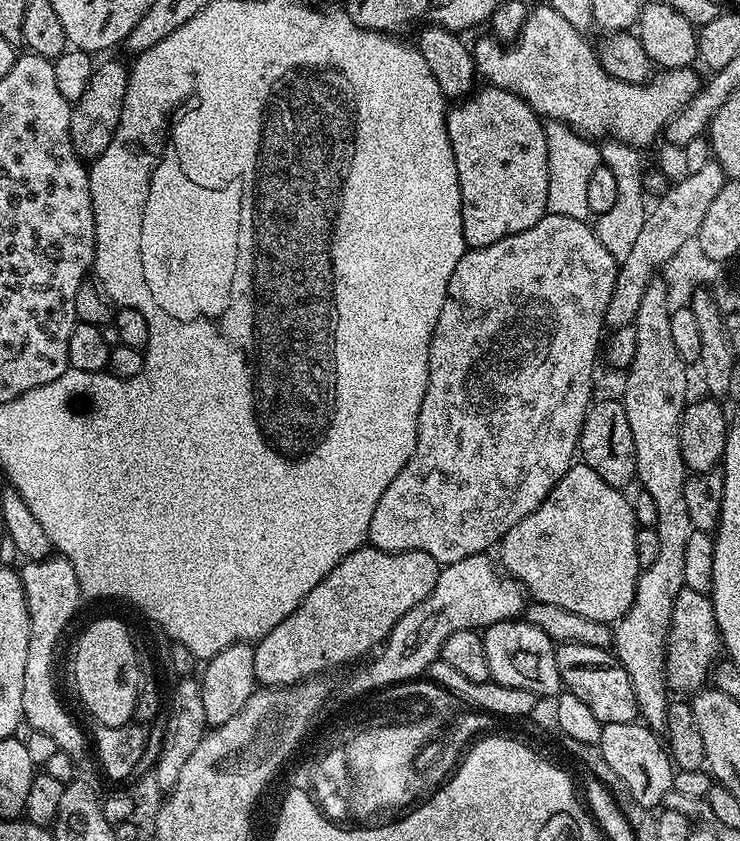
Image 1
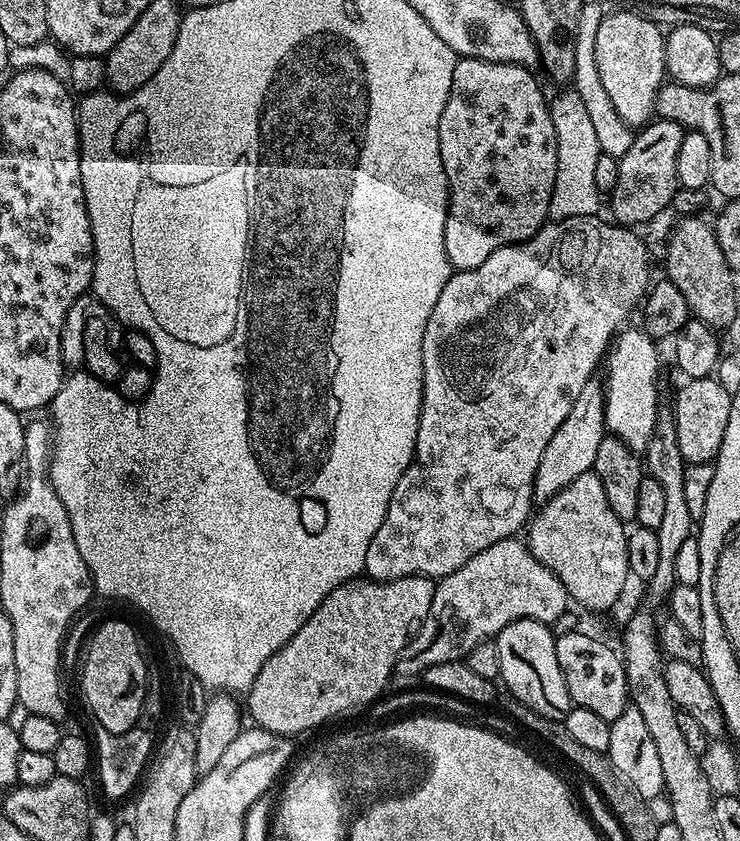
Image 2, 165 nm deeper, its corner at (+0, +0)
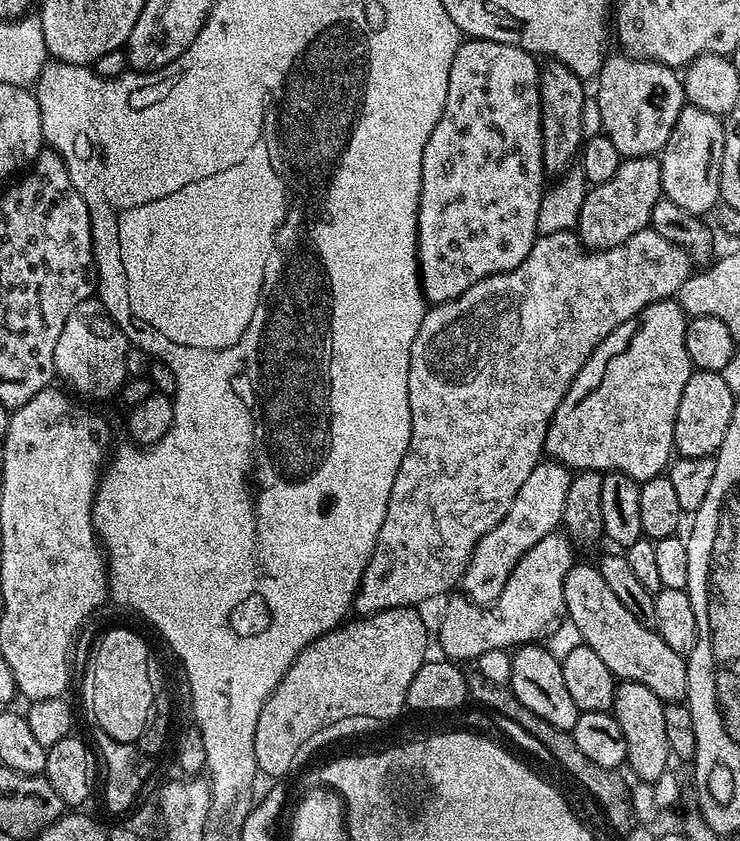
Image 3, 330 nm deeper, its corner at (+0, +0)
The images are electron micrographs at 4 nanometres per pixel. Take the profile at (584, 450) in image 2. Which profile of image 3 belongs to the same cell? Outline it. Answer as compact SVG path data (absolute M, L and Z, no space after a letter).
M551 458L541 459L530 470L530 478L522 482L522 490L514 494L514 502L492 529L472 548L472 556L461 576L459 587L463 595L481 606L497 603L507 579L510 578L519 560L536 542L541 542L548 534L561 527L566 506L566 494L570 490L573 473L567 464L561 464Z

